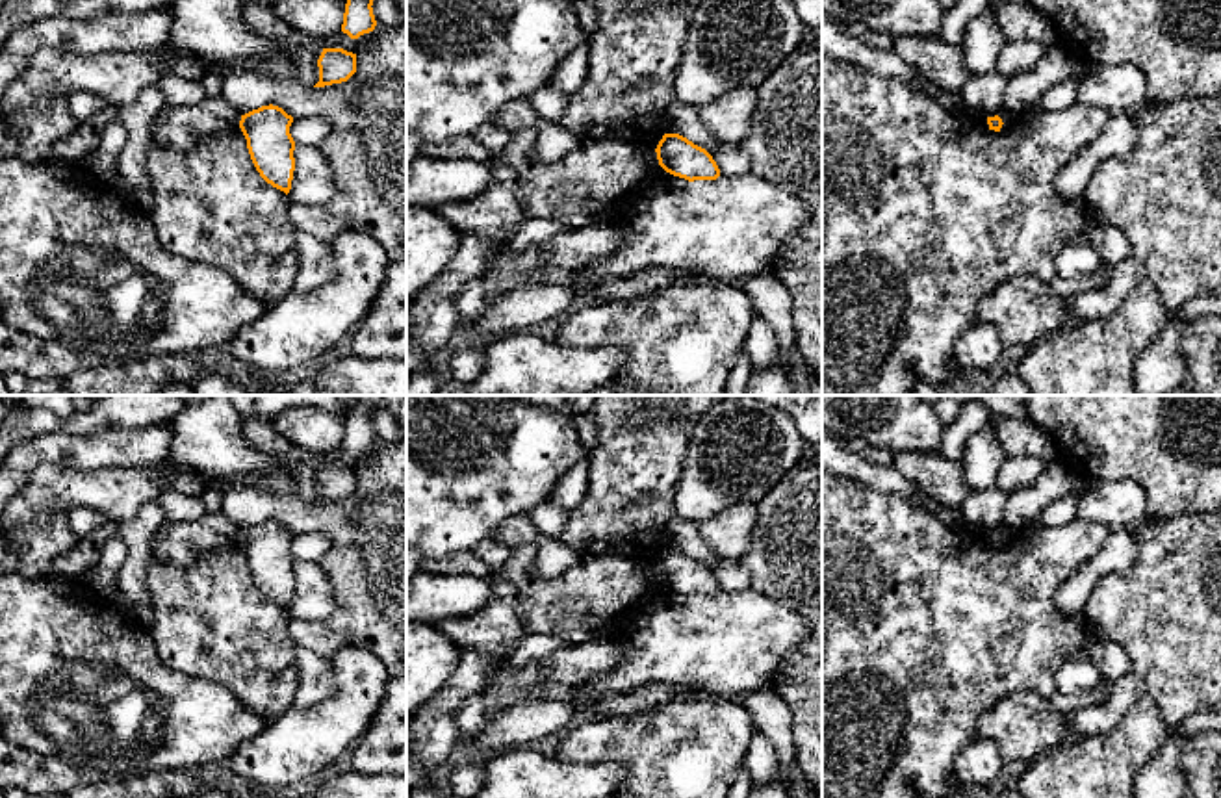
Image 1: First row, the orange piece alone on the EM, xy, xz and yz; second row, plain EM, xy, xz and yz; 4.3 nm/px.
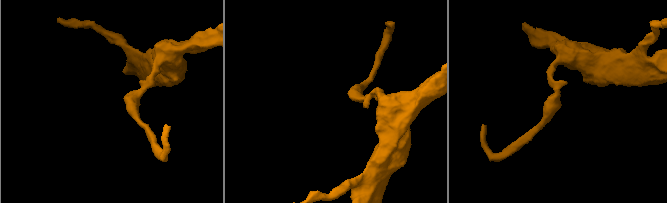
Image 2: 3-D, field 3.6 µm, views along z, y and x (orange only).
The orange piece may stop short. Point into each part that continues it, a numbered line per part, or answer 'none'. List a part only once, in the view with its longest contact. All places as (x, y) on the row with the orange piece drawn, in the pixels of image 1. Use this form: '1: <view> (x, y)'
none

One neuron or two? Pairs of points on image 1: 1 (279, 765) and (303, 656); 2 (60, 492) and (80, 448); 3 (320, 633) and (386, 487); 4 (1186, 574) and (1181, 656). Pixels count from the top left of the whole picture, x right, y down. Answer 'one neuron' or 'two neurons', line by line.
1: two neurons
2: two neurons
3: one neuron
4: one neuron

